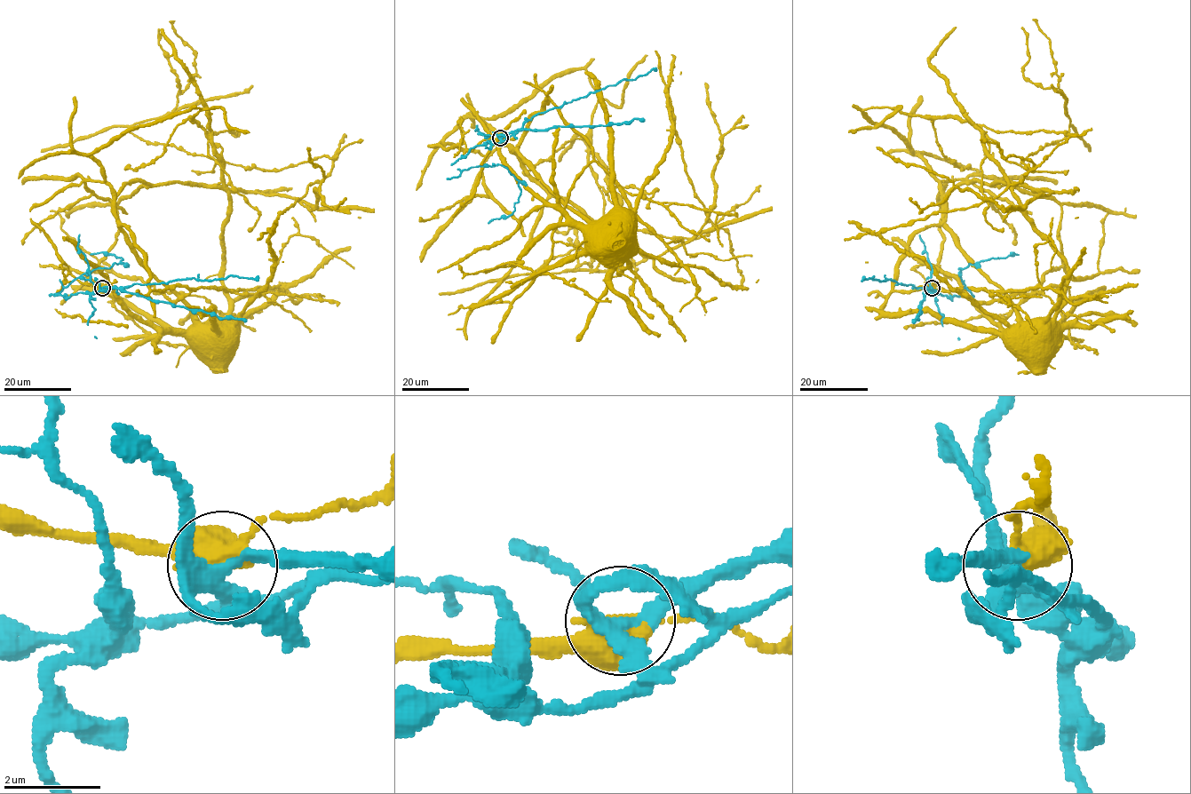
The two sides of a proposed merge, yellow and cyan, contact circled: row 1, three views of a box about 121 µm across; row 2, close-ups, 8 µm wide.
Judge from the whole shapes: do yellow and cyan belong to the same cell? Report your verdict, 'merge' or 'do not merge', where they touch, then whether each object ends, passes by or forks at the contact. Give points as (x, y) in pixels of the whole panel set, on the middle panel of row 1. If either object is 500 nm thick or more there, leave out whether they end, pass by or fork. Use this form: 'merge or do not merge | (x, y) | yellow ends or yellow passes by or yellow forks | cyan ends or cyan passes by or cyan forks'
do not merge | (500, 138)

